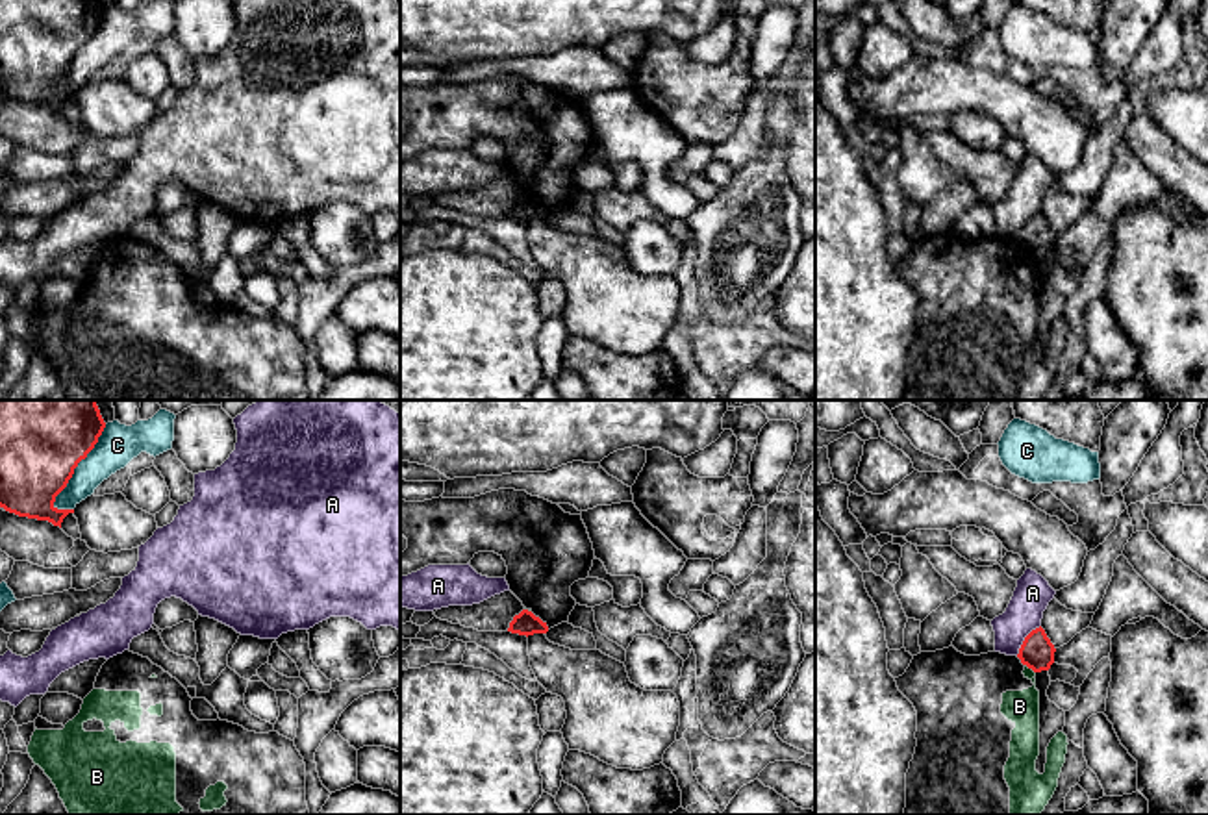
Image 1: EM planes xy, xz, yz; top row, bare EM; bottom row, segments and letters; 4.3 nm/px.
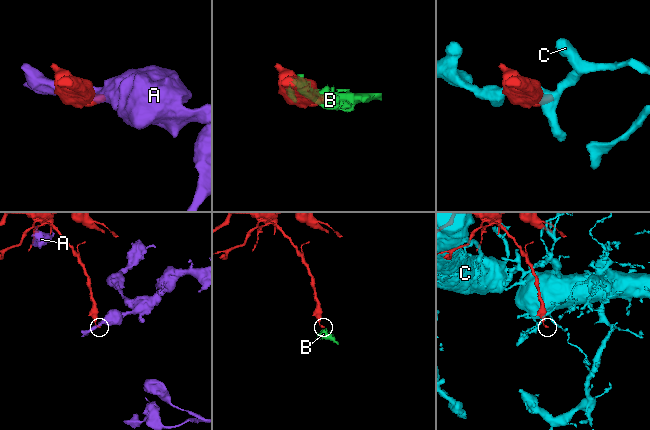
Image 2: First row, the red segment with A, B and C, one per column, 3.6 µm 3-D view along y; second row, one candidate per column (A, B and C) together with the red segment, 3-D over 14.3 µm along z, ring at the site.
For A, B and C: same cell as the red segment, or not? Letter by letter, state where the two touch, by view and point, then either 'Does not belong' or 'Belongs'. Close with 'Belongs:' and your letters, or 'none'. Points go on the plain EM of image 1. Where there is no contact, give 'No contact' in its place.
A: Touches red at yz (1025, 225). Does not belong
B: Touches red at yz (1031, 252). Does not belong
C: Touches red at xy (76, 50). Does not belong
Belongs: none

